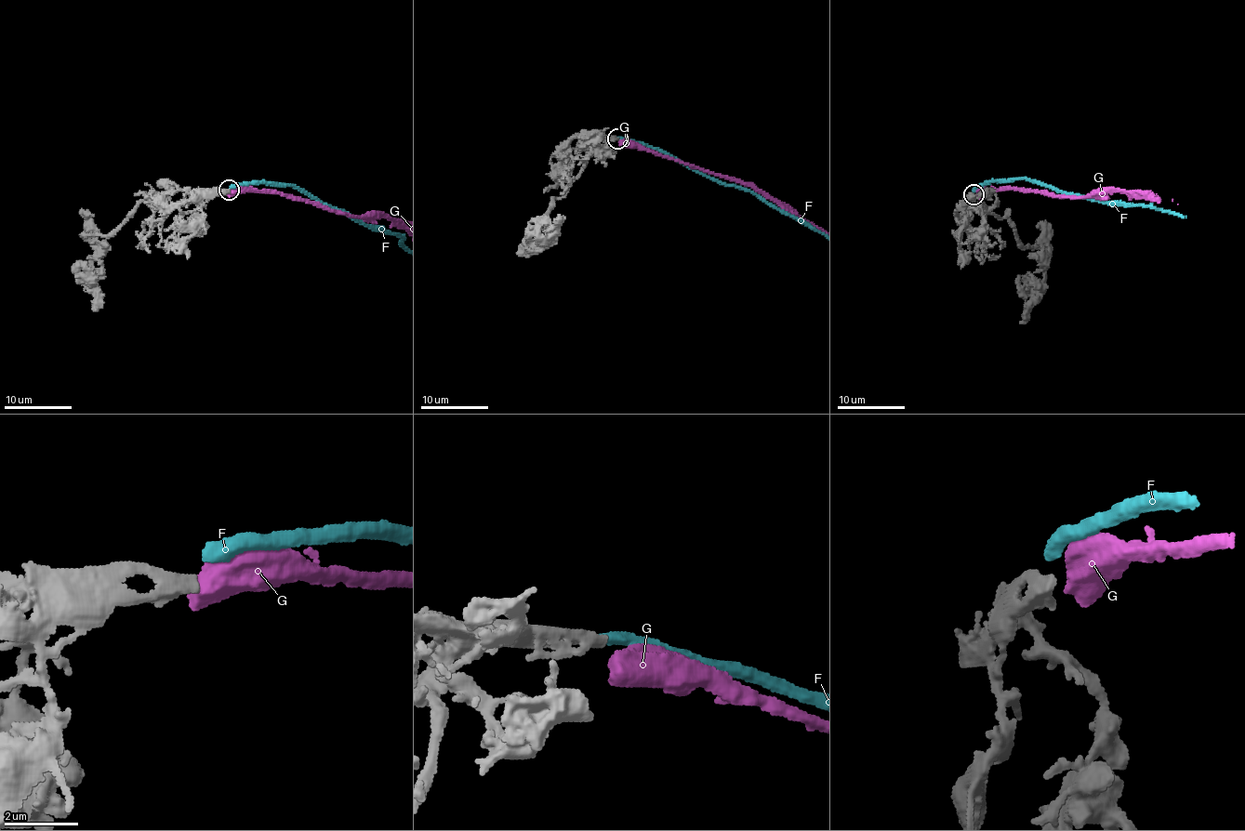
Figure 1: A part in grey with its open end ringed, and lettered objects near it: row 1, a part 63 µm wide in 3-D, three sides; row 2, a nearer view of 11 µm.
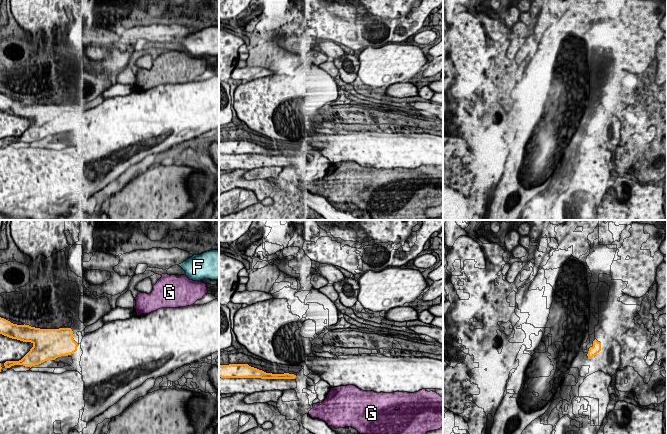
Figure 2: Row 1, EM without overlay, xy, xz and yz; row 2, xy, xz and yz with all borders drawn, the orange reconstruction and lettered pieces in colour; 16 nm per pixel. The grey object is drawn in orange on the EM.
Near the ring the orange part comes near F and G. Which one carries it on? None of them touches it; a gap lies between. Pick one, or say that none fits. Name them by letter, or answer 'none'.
F

